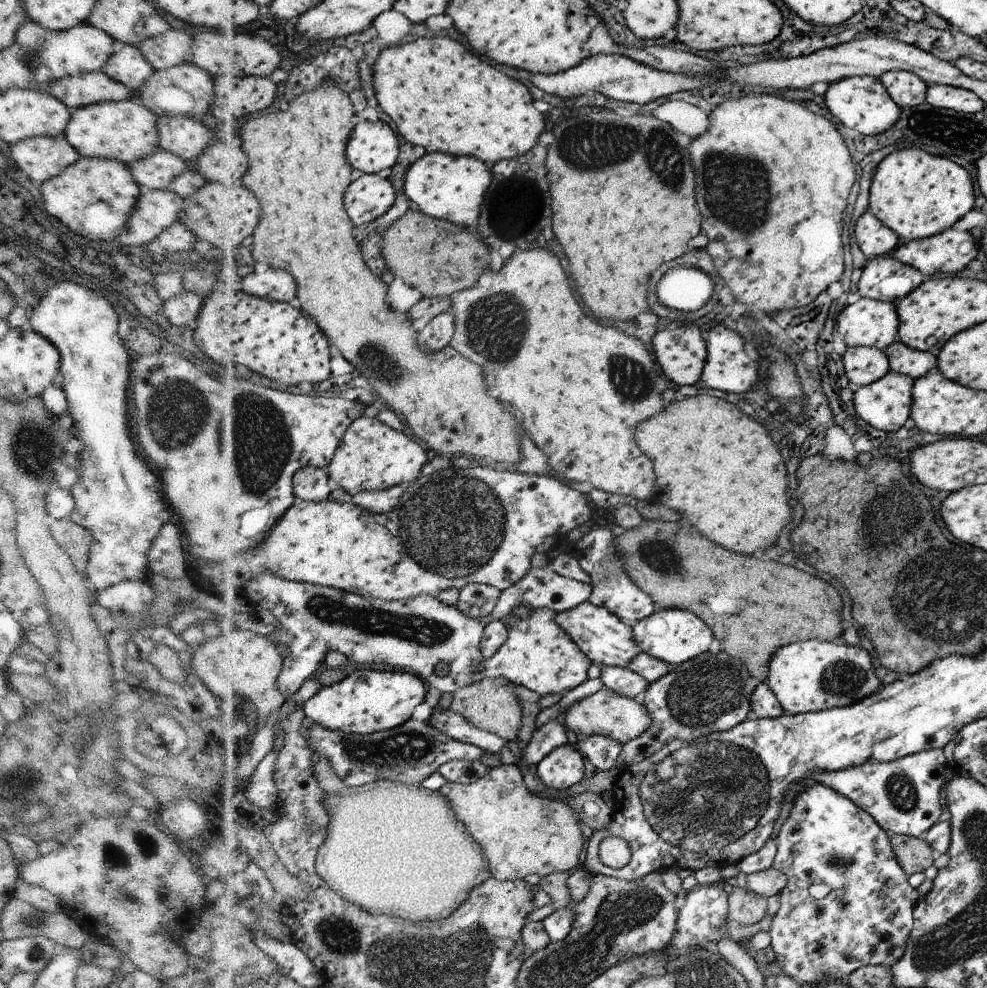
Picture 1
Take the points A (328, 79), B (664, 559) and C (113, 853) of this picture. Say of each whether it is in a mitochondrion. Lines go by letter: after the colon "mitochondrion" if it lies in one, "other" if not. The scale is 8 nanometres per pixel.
A: other
B: mitochondrion
C: mitochondrion

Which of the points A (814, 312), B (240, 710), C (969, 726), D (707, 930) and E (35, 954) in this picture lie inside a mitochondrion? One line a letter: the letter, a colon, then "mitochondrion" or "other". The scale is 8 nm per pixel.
A: other
B: other
C: other
D: mitochondrion
E: mitochondrion

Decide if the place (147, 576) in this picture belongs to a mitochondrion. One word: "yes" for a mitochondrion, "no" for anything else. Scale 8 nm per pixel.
no

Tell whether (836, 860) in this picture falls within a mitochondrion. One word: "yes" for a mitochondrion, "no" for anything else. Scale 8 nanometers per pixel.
yes

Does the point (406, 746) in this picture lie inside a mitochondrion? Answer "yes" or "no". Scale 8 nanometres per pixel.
yes

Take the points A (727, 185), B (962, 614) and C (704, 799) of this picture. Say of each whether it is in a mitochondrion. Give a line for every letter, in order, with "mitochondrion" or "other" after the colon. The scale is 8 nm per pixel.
A: mitochondrion
B: mitochondrion
C: mitochondrion

